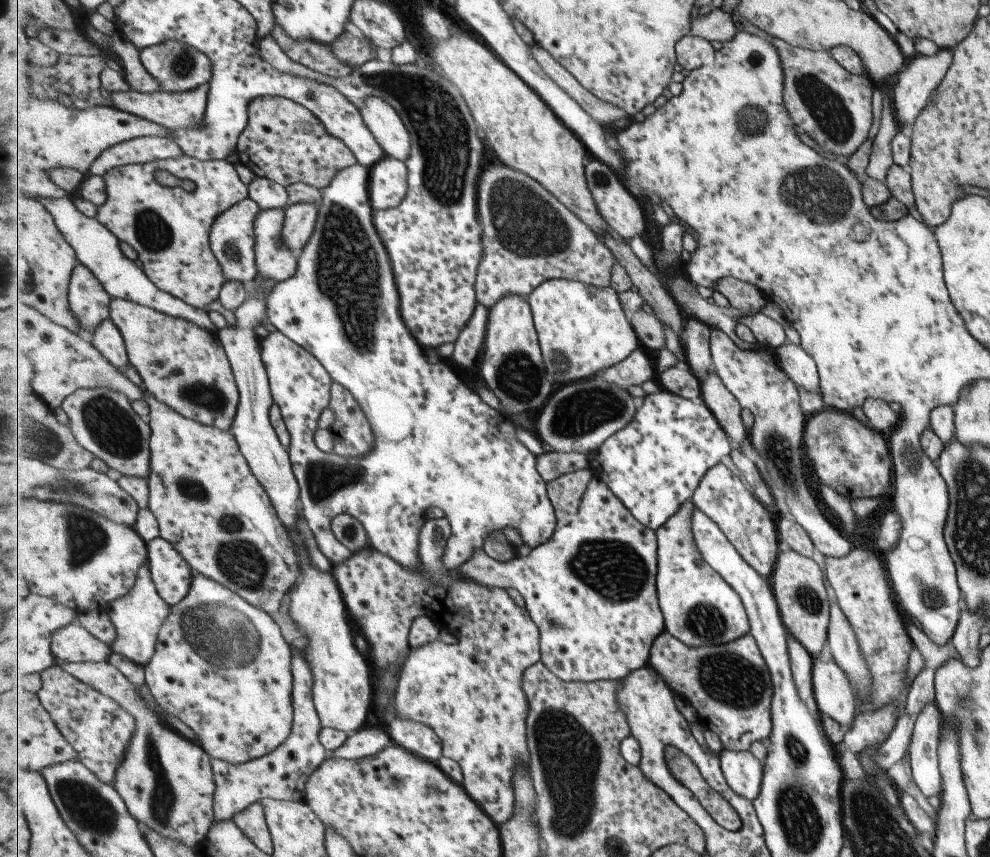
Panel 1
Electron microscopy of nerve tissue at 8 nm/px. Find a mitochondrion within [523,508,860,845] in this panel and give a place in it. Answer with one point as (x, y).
(570, 759)

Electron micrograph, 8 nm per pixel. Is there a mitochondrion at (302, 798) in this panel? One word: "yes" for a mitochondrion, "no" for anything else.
no

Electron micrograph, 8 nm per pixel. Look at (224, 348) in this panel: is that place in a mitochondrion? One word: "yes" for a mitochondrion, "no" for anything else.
no

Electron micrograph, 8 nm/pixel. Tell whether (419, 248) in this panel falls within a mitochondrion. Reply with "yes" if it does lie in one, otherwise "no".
no

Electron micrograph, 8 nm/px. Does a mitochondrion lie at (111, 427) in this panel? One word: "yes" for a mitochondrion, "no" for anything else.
yes

